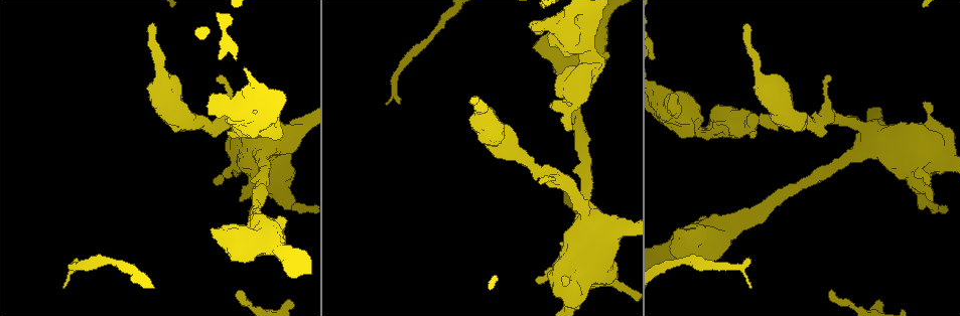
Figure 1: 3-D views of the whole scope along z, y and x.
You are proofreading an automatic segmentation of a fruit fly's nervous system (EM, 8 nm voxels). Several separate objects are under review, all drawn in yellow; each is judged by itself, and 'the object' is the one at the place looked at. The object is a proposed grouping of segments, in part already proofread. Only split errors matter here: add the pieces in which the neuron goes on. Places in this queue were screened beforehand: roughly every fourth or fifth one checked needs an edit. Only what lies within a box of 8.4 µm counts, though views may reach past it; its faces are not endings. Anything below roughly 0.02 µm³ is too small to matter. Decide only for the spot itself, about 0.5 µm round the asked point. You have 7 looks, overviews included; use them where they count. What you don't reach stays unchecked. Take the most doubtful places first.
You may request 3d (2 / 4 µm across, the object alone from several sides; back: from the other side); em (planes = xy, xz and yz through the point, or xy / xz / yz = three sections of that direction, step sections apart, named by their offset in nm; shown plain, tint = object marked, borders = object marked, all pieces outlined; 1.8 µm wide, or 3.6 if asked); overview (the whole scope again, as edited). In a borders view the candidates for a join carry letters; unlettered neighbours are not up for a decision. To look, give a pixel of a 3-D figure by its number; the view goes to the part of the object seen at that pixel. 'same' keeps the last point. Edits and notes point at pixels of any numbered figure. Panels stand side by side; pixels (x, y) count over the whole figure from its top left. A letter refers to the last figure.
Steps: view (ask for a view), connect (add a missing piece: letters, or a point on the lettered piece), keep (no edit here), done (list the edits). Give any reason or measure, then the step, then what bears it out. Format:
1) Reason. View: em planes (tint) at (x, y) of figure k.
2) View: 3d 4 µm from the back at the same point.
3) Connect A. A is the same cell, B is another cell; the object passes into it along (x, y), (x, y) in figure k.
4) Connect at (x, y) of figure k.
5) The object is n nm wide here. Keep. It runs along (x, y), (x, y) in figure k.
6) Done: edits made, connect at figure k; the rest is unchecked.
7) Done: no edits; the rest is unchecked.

An open end. View: em 3.6 µm planes (borders) at (830, 290) of figure 1.

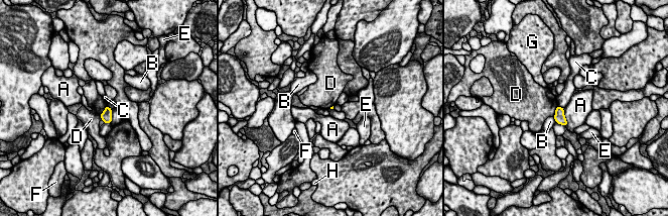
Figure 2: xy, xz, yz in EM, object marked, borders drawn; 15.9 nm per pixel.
Keep. A, B, C, D, E, F, G and H are other cells; a border runs along (107, 106), (101, 114), (101, 119) in figure 2; none of them fits.

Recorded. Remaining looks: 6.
Branch stops here. View: em yz step 8 (tint) at (150, 27) of figure 1.

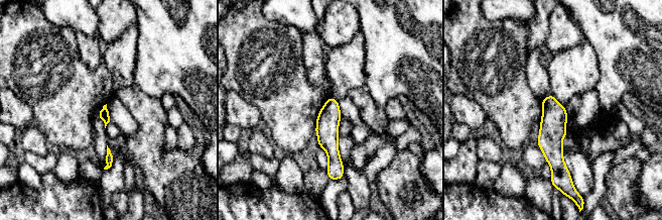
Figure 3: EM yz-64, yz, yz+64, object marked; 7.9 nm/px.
View: em xy step 8 (borders) at the same point.

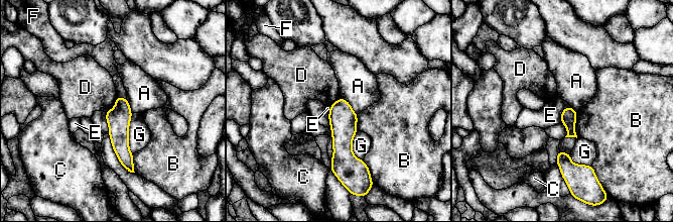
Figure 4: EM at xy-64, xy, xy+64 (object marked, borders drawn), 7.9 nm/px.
Keep. A, B, C, D, E, F and G are other cells; a border runs along (117, 96), (115, 105), (106, 112) in figure 4; no lettered piece goes on from it.

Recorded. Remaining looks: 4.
Free end. View: 3d 2 µm at (240, 200) of figure 1.

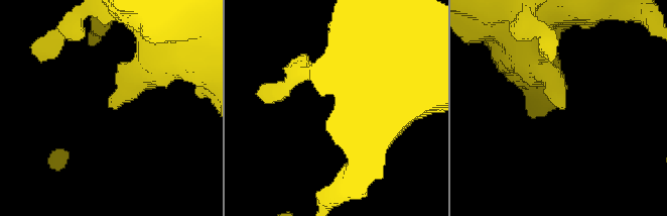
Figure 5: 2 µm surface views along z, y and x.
Need the tissue. View: em planes (borders) at (563, 106) of figure 5.

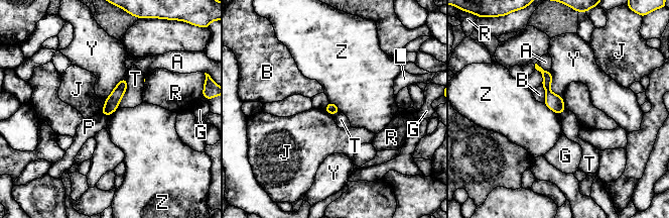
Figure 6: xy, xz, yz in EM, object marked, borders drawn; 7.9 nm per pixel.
Keep. A, B, G, J, L, P, R, T, Y and Z are other cells; a border runs along (126, 78), (126, 91), (117, 108) in figure 6; no lettered piece goes on from it.

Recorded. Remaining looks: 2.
Done: no edits; the rest is unchecked.

